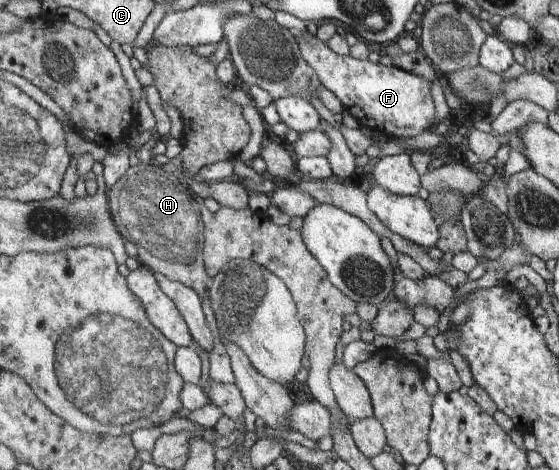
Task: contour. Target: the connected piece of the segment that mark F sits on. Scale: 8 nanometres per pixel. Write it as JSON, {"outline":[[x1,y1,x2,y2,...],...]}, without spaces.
{"outline":[[308,31,304,38,296,40,301,55,314,69,323,87,333,92,340,99,340,102,357,119,360,126,370,127,393,138,418,136,432,124,432,120,434,120,434,102,432,102,432,90,430,90,432,84,426,78,411,72,404,72,400,67,394,65,384,66,379,62,373,63,370,60,361,61,350,55,340,56,332,52,326,43,318,40]]}

